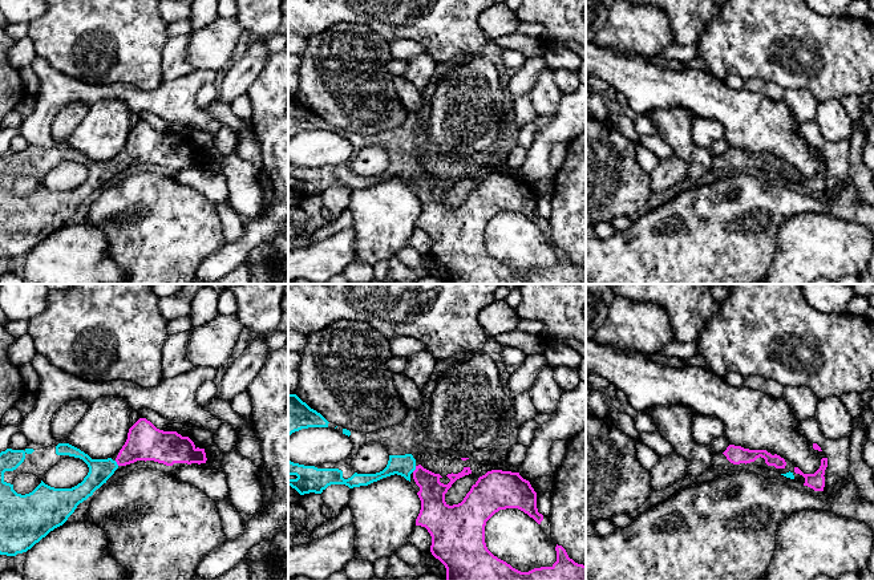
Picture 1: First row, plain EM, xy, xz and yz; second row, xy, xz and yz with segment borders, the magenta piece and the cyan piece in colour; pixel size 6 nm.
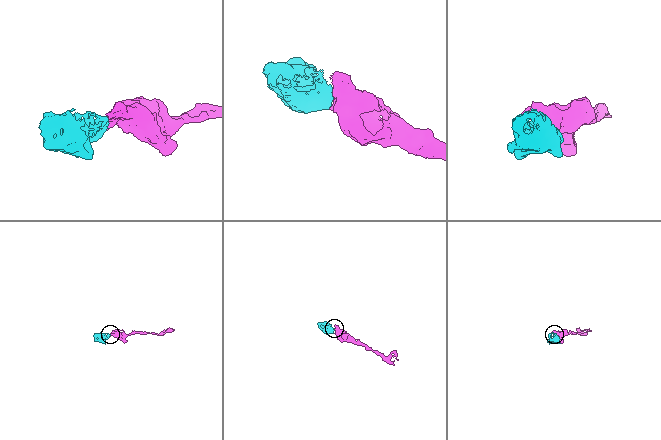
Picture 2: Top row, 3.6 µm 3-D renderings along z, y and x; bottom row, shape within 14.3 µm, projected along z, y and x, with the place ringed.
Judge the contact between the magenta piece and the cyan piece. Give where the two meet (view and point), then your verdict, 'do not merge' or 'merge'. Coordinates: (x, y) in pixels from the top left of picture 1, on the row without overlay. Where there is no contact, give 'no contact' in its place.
contact xz (416, 171); merge

